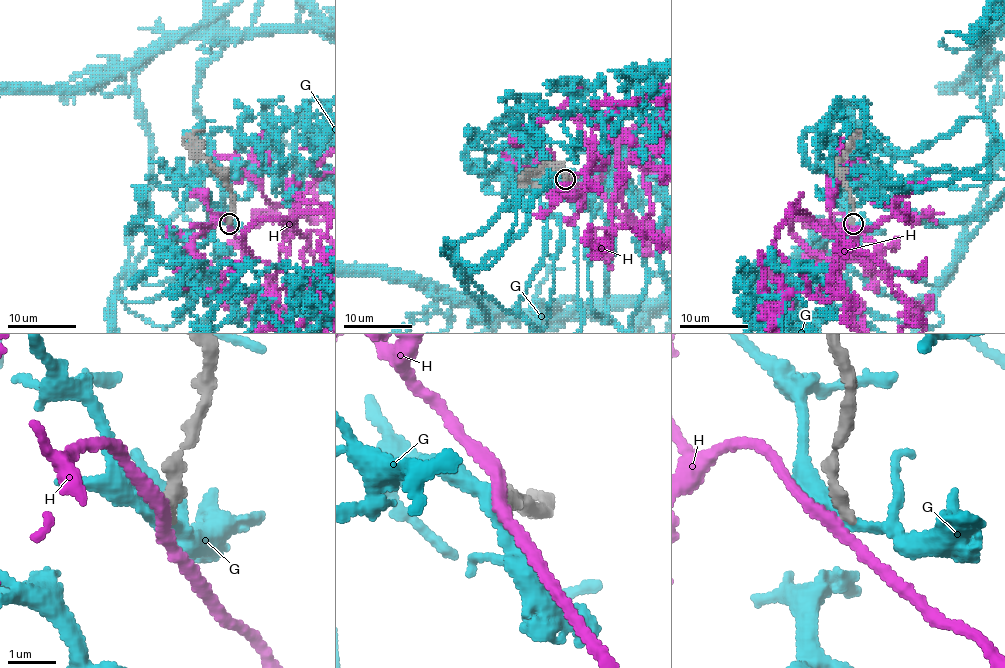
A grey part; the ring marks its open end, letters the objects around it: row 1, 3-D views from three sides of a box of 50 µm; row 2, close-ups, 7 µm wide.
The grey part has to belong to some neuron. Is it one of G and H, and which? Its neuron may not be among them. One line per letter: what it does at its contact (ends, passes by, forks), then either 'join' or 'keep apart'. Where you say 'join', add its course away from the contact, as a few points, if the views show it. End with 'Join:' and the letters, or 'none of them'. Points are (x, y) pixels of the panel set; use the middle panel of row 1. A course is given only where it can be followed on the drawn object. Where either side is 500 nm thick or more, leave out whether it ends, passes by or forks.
G: it forks; keep apart
H: it passes by; keep apart
Join: none of them

